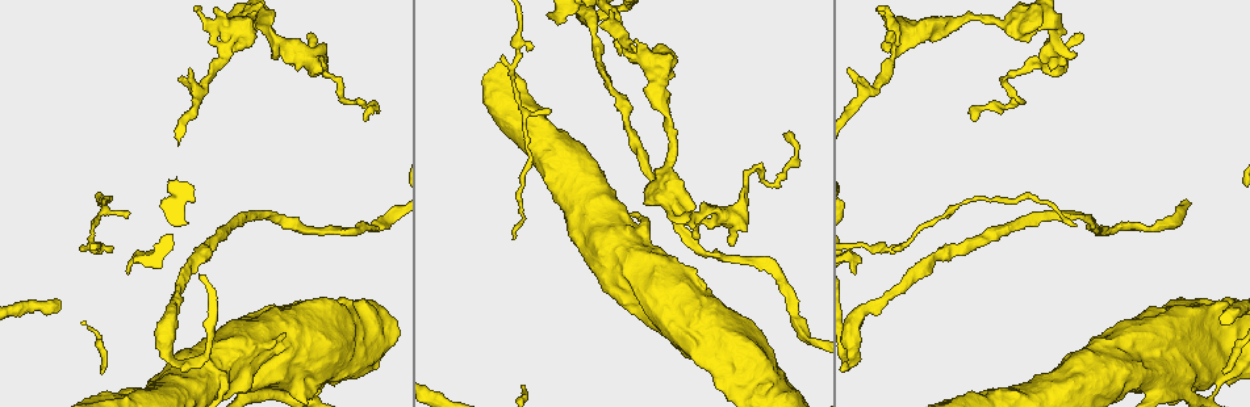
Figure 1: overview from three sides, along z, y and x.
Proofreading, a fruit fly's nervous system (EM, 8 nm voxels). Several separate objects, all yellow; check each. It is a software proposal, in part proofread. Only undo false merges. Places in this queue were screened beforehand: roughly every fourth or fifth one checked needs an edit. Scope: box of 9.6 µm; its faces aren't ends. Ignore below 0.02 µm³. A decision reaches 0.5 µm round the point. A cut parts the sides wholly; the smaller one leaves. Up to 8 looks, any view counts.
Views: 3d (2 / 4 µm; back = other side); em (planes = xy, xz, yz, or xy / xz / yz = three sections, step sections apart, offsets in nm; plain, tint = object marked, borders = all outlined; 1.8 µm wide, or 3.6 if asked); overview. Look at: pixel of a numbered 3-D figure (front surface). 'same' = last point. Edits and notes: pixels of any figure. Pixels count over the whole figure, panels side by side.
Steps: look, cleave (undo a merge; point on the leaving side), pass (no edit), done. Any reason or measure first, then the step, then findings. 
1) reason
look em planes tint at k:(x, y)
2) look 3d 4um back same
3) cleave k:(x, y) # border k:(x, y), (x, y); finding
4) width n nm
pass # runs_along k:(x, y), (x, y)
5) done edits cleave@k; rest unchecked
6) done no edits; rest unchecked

branch point
look em planes tint at 1:(724, 216)

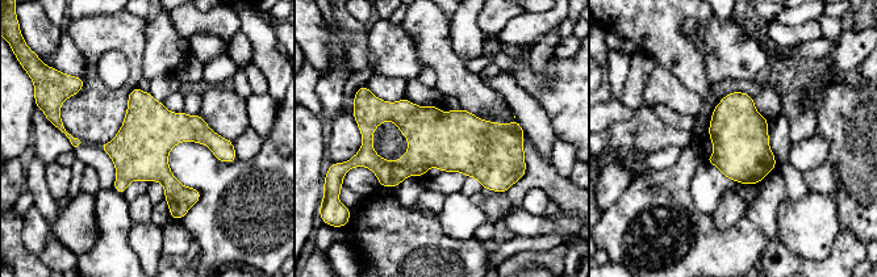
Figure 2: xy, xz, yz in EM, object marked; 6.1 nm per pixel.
pass # runs_along 2:(364, 125), (405, 114), (520, 154); one neuron here

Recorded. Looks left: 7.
calibre changes
look em planes tint at 1:(904, 247)

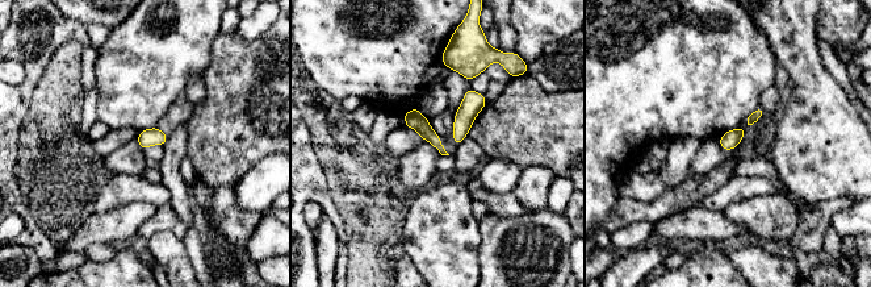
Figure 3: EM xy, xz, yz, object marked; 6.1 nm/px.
pass # runs_along 3:(759, 111), (744, 130), (724, 145); continuous, no second neuron

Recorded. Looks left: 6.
touches itself
look em 3.6um planes borders at 1:(1180, 387)

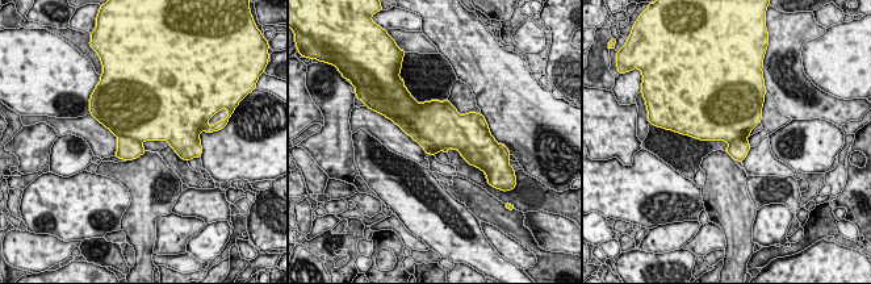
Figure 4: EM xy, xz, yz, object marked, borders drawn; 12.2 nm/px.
cleave 4:(428, 147) # border 4:(394, 117), (426, 137), (434, 154); two neurons meet here

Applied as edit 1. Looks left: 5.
done edits cleave@4; rest unchecked

